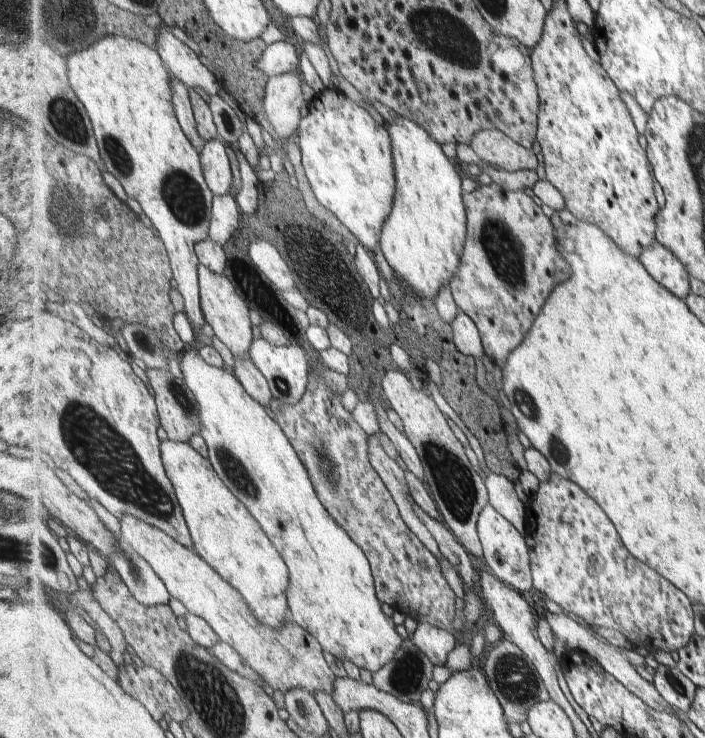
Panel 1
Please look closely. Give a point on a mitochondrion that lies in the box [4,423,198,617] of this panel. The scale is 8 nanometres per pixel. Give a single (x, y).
(134, 571)

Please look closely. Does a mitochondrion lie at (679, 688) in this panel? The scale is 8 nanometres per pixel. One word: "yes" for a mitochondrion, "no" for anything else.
yes

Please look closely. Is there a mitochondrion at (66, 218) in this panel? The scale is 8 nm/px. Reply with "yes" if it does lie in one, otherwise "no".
yes

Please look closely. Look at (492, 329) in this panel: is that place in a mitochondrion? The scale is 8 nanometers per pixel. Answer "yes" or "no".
no

